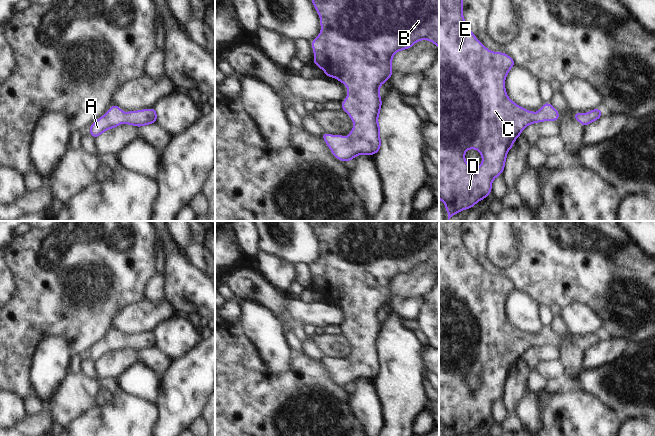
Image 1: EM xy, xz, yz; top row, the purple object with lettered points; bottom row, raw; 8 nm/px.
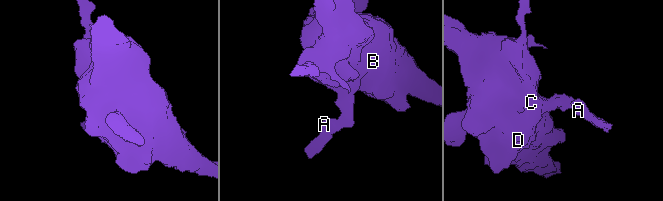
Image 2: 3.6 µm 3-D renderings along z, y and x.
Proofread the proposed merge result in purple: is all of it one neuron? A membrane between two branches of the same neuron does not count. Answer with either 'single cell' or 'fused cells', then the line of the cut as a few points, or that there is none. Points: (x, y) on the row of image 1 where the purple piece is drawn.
single cell | no cut

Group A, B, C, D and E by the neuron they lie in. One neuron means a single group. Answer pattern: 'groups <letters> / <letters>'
groups A B C D E

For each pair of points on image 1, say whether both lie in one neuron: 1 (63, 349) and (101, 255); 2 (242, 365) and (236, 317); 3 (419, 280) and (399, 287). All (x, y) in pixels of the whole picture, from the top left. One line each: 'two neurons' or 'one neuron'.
1: two neurons
2: two neurons
3: one neuron

